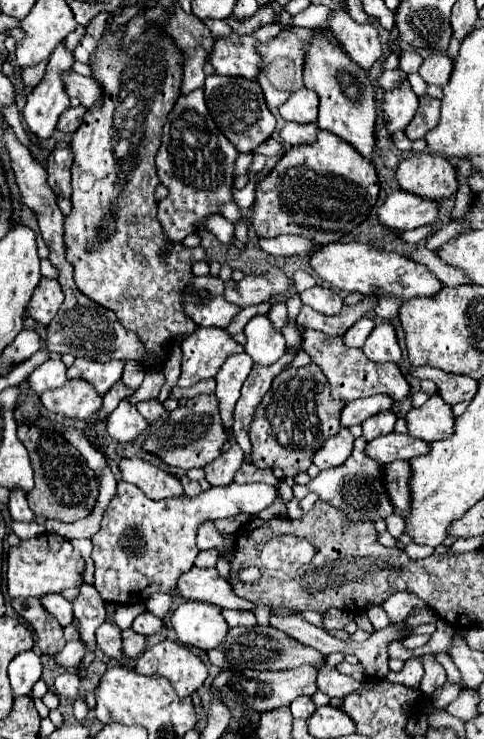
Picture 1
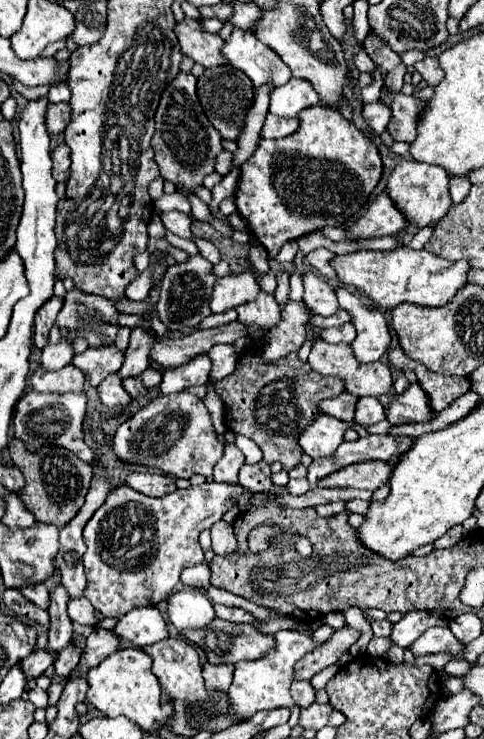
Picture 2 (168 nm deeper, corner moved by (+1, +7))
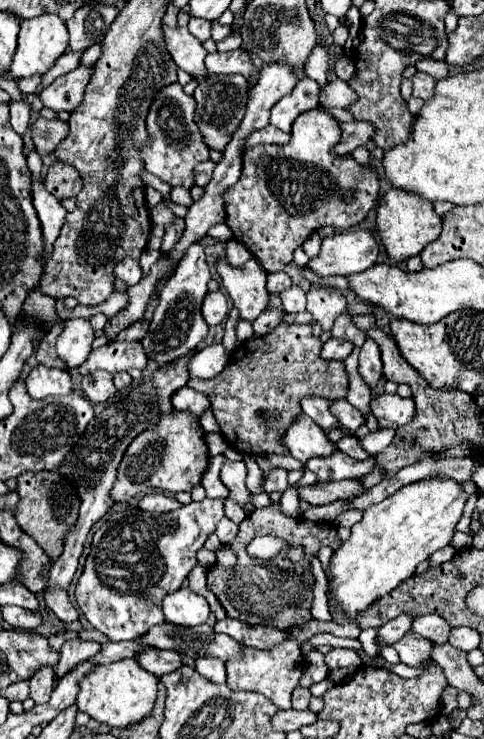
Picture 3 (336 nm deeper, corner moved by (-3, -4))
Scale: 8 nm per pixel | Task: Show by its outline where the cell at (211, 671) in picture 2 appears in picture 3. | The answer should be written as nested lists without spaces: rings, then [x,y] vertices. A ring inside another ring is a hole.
[[[216,657],[198,659],[196,661],[196,671],[212,683],[218,683],[218,685],[226,683],[226,665],[224,665],[224,661],[220,661]]]

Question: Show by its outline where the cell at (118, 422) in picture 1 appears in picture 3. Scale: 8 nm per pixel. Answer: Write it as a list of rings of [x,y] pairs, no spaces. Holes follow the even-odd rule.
[[[96,371],[92,375],[86,375],[82,381],[82,389],[92,403],[110,403],[112,399],[116,399],[118,393],[112,375],[108,375],[106,371]]]

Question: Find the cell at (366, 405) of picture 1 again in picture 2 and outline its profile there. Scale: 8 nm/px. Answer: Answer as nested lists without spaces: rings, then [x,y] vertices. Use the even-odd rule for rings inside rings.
[[[342,392],[340,396],[320,400],[320,402],[318,402],[318,408],[320,408],[320,412],[324,412],[324,414],[328,414],[328,416],[340,418],[340,420],[344,420],[344,422],[352,422],[352,420],[354,420],[356,400],[358,400],[358,398],[352,396],[350,392]]]

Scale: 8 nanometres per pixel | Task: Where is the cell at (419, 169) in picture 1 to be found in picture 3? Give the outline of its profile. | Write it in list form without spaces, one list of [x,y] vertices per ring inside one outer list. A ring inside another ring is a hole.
[[[392,187],[378,201],[376,229],[390,259],[394,263],[400,263],[408,257],[418,255],[428,243],[438,239],[442,231],[442,217],[434,211],[434,205],[428,203],[428,199],[416,199],[416,195],[408,195],[408,191],[396,191],[396,187]]]

